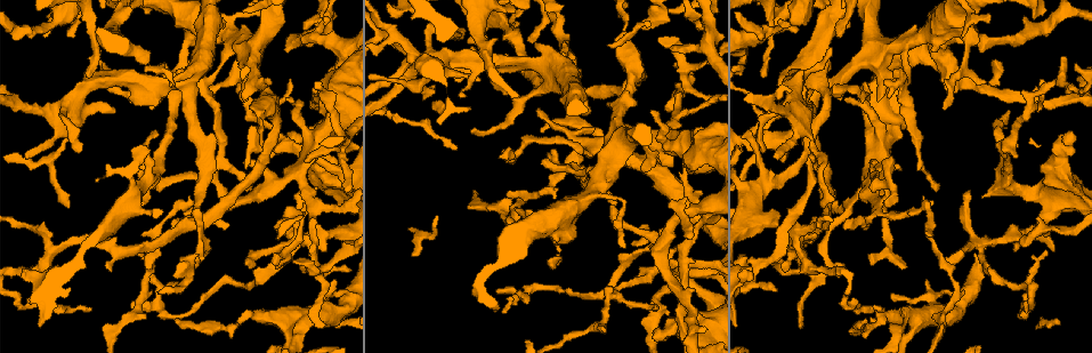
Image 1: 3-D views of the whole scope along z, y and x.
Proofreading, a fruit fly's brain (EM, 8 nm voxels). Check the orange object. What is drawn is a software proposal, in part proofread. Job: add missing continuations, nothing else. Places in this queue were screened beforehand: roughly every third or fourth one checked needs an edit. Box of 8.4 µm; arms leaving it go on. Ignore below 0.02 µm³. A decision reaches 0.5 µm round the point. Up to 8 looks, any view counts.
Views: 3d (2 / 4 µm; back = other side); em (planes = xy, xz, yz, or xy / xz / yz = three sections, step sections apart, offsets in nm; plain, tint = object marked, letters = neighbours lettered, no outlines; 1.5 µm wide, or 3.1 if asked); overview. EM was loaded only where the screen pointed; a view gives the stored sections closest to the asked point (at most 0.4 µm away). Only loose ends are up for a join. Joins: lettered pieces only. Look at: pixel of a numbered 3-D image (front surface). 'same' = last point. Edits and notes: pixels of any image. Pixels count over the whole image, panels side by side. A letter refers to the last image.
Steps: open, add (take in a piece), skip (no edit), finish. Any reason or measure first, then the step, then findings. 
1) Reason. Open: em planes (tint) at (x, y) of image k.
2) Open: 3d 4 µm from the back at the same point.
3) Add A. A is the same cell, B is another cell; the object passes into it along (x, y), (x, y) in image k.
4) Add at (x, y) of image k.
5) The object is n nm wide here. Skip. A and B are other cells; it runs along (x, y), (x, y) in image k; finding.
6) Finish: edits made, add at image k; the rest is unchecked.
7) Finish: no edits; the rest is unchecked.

An open end. Open: em xz step 8 (tint) at (821, 204) of image 1.

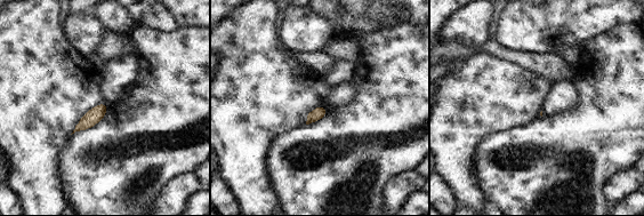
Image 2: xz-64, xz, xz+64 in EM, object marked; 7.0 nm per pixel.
Open: em planes (letters) at the same point.

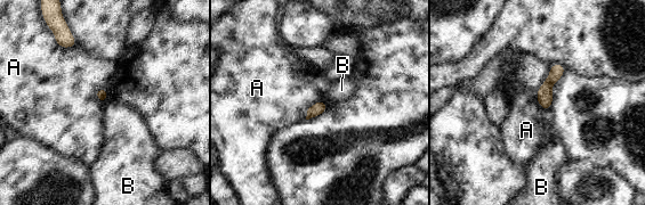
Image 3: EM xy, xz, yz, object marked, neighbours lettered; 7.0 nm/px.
The object is 80 nm wide here. Skip. A and B are other cells; it runs along (559, 66), (545, 90), (545, 106) in image 3; no lettered piece goes on from it.

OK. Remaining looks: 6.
Thin end. Open: em yz step 8 (letters) at (90, 310) of image 1.

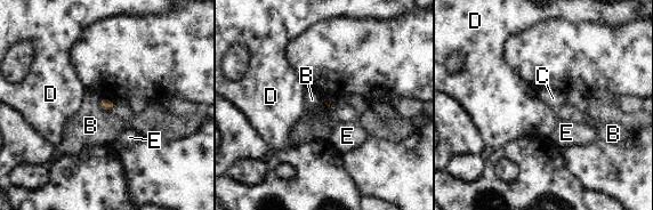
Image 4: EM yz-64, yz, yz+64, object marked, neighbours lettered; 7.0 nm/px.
Another direction. Open: em planes (letters) at the same point.

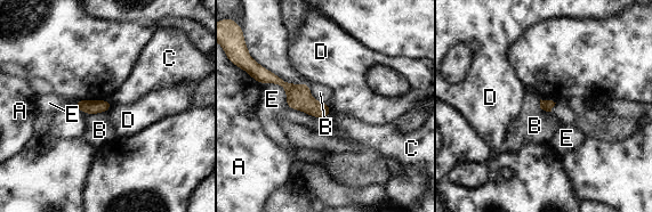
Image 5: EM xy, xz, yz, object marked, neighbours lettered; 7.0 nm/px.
The object is 80 nm wide here. Skip. A, B, C, D and E are other cells; a border runs along (308, 84), (311, 95), (328, 104) in image 5; none of them fits.

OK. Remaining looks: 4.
Free end. Open: em planes (letters) at (506, 312) of image 1.

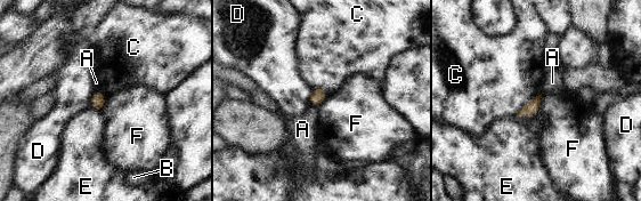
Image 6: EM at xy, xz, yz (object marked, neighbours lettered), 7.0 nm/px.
The object is 90 nm wide here. Skip. A, B, C, D, E and F are other cells; a border runs along (543, 93), (537, 110) in image 6; no lettered piece goes on from it.

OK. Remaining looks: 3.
Finish: no edits; the rest is unchecked.

